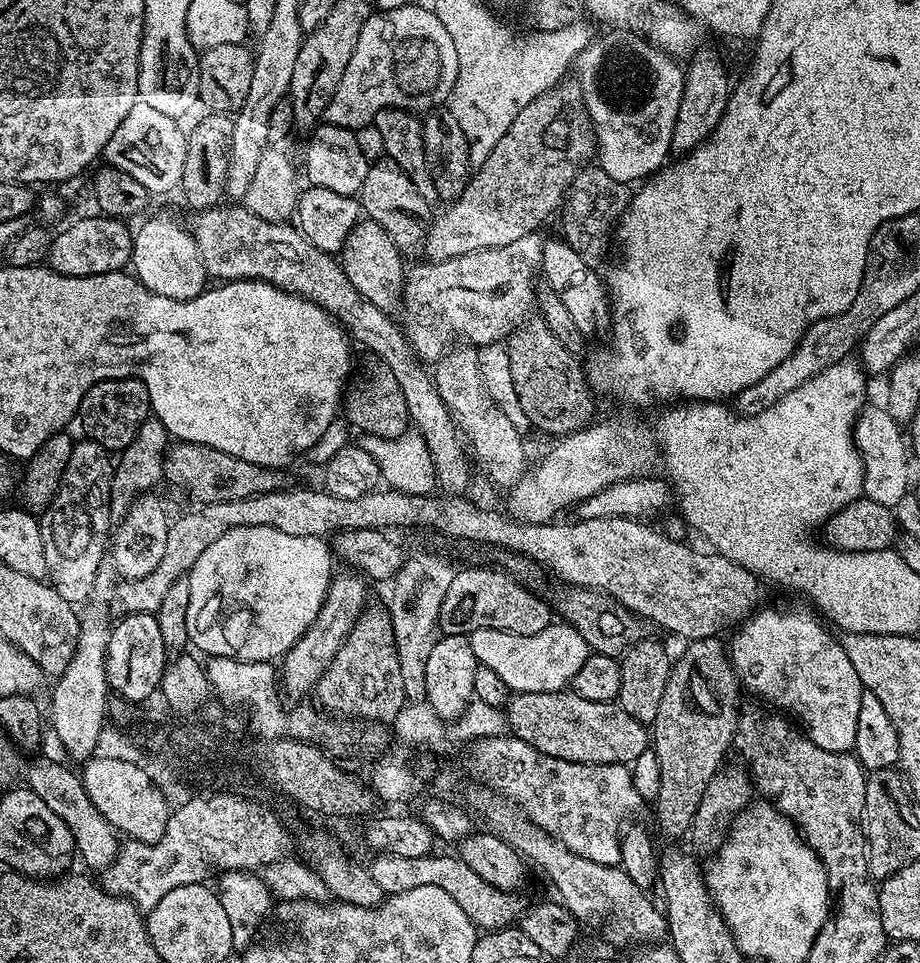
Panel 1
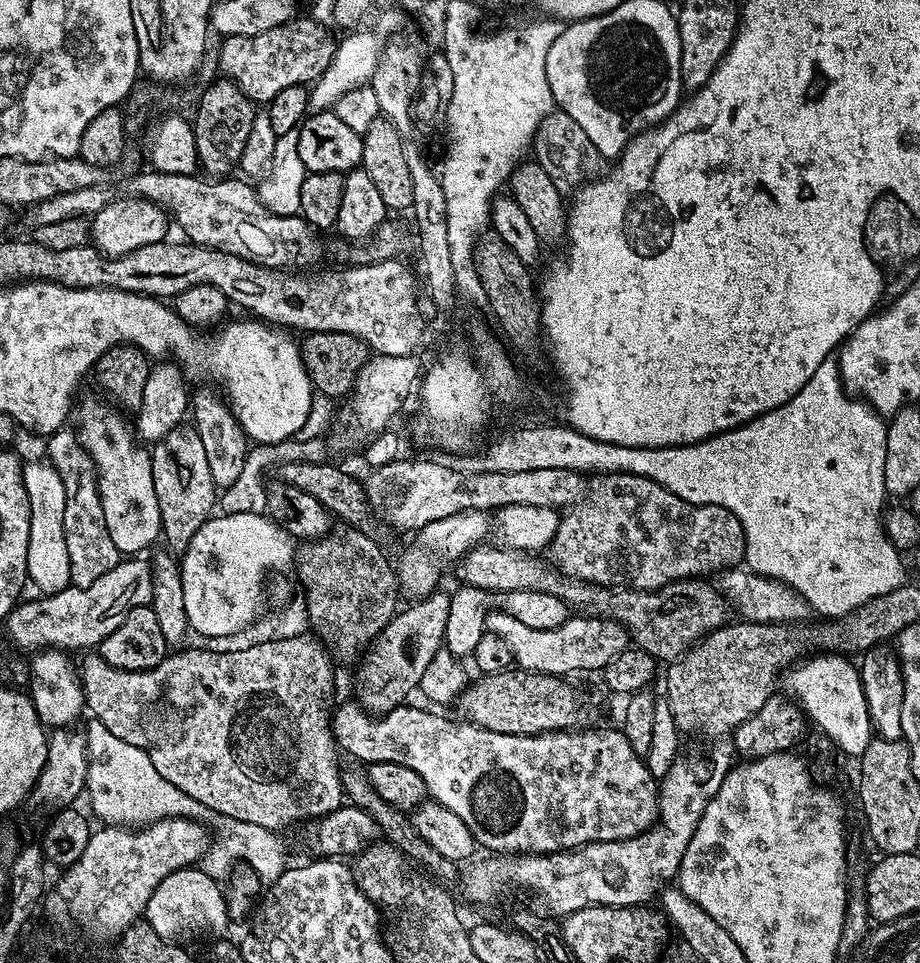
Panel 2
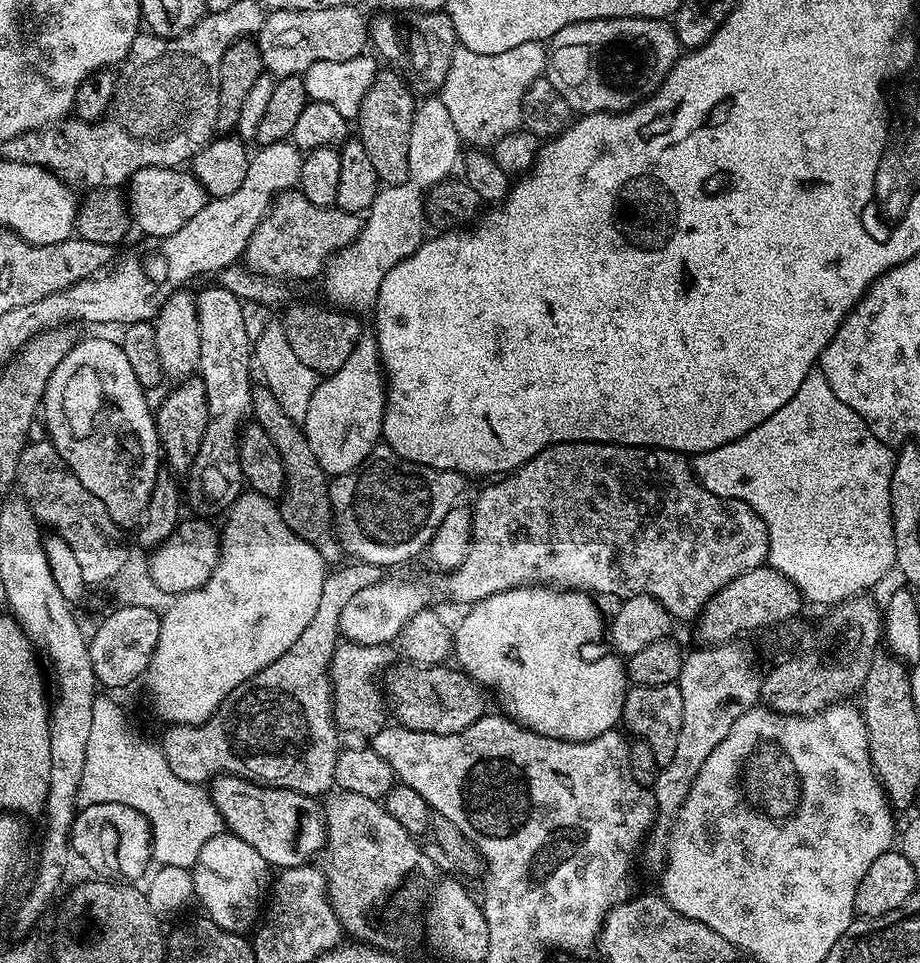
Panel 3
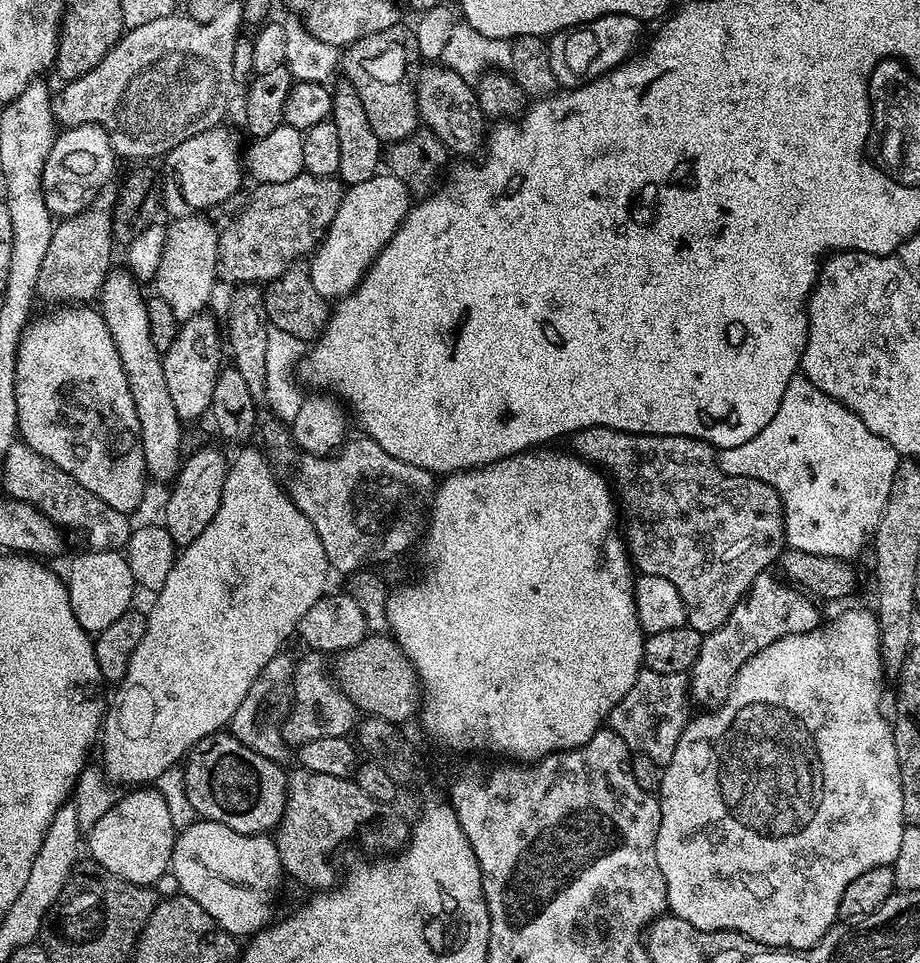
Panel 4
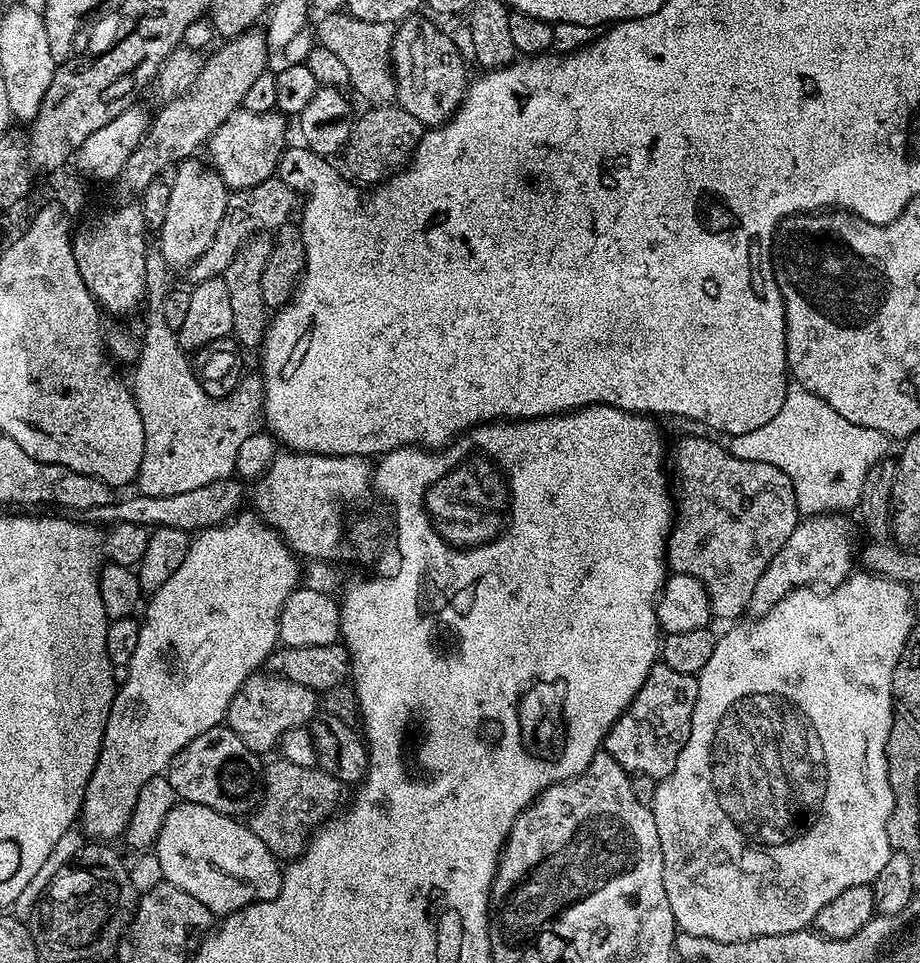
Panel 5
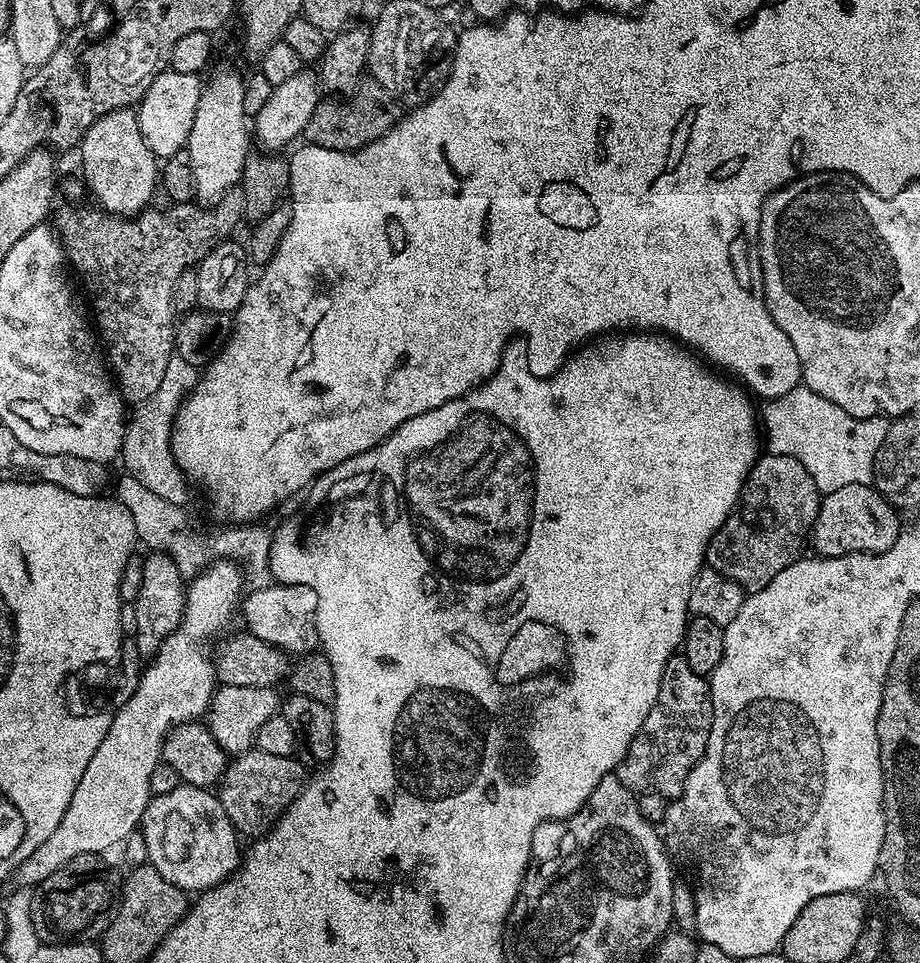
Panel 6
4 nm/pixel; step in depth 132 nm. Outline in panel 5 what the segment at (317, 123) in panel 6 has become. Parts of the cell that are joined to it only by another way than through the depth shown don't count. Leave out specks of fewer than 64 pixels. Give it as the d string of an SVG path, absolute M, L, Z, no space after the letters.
M382 104L367 109L364 117L357 119L352 125L352 133L344 146L343 167L353 172L353 177L360 176L361 185L375 186L388 179L393 172L404 167L412 158L418 142L424 137L426 126L414 118L406 109Z

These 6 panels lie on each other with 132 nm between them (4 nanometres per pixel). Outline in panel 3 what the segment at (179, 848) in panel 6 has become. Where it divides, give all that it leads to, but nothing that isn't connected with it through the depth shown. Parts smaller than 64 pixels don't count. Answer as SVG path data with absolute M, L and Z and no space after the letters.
M227 830L221 831L219 836L210 838L202 846L196 864L190 871L196 891L195 899L198 904L200 900L201 906L204 907L203 915L207 919L214 921L218 926L222 926L222 930L230 930L241 934L248 934L253 931L254 925L262 912L262 901L270 888L270 875L268 876L270 866L266 862L266 858L262 858L262 854L258 854L258 850L254 850L254 846L242 842L242 838L233 836Z

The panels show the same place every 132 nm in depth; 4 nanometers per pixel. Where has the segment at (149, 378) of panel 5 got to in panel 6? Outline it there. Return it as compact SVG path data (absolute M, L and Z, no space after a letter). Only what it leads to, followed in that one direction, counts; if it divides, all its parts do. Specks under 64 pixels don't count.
M172 355L162 376L161 385L142 403L135 405L129 415L121 448L120 460L124 462L125 473L139 481L141 485L178 505L185 505L188 498L189 481L177 466L171 447L172 423L181 401L194 388L198 370L178 355Z

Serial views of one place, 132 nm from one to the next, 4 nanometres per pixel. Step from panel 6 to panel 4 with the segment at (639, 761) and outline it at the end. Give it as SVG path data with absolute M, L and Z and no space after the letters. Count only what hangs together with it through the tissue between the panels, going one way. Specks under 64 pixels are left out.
M644 668L636 676L634 686L614 706L608 716L607 727L626 742L629 752L635 755L646 755L661 766L669 764L674 758L674 746L678 746L678 738L682 738L690 713L690 680L683 672L678 674L658 674L654 670Z

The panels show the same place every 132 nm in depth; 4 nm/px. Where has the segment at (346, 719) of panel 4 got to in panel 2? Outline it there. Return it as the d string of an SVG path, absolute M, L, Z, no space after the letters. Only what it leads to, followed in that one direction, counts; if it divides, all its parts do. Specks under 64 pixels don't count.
M437 590L431 596L412 602L408 609L397 611L376 639L364 649L356 668L356 696L361 708L369 714L383 714L401 707L408 695L422 682L426 666L444 644L449 593Z

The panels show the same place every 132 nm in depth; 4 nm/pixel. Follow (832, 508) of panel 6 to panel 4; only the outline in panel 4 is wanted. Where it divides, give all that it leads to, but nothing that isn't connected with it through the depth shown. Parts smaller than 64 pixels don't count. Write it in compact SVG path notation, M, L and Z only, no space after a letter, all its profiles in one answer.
M765 574L752 583L748 595L734 606L730 618L718 630L704 636L698 650L698 658L690 673L690 696L693 701L705 704L711 710L722 703L732 689L740 668L754 654L761 652L784 636L803 632L815 632L821 627L817 601L809 598L801 589L785 582L775 580L772 574Z

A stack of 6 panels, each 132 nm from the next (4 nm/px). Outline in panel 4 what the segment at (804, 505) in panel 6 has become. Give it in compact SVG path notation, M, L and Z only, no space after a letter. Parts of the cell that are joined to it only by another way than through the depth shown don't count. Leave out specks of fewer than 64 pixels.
M587 428L575 433L571 437L571 451L582 460L587 460L589 464L603 470L614 481L614 495L622 509L622 520L628 525L623 525L622 535L624 543L628 545L628 555L631 556L635 571L642 576L653 576L654 578L666 578L666 582L674 582L674 590L682 594L682 602L686 606L687 627L698 630L702 634L707 634L718 630L730 618L734 606L748 595L752 588L752 583L758 577L765 575L768 568L777 563L781 552L785 551L786 541L784 538L784 511L780 505L780 499L774 489L769 484L754 478L745 476L727 476L720 469L720 461L712 445L704 440L695 440L689 436L651 436L650 434L634 434L633 432L623 432L613 428Z

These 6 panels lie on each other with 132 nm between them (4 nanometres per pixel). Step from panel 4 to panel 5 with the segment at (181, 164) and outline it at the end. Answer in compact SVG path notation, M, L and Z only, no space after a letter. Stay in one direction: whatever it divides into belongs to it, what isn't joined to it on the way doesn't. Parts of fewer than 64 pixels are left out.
M238 110L230 114L230 118L222 122L222 126L218 126L206 145L206 152L212 155L211 167L215 168L227 188L239 190L258 186L258 182L266 182L277 175L280 153L286 147L284 139L288 136L287 122L289 123L276 110L262 114Z

